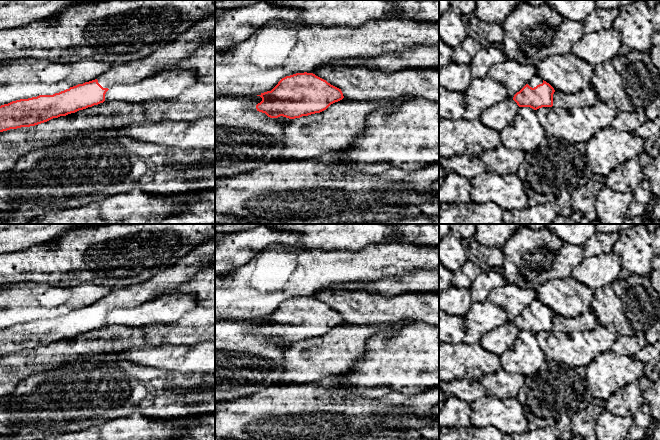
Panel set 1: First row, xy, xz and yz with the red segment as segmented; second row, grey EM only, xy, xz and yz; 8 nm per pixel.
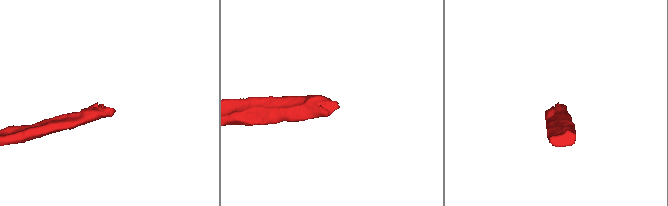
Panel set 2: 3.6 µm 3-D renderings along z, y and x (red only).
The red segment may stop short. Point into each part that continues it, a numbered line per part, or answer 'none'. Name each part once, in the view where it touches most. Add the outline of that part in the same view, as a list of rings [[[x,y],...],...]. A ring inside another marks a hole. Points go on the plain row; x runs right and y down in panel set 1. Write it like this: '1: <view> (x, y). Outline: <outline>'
1: yz (536, 304). Outline: [[[537,298],[532,301],[529,305],[528,309],[532,312],[536,311],[539,308],[543,307],[543,303],[541,303]]]

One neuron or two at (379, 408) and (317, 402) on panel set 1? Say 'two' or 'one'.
one

